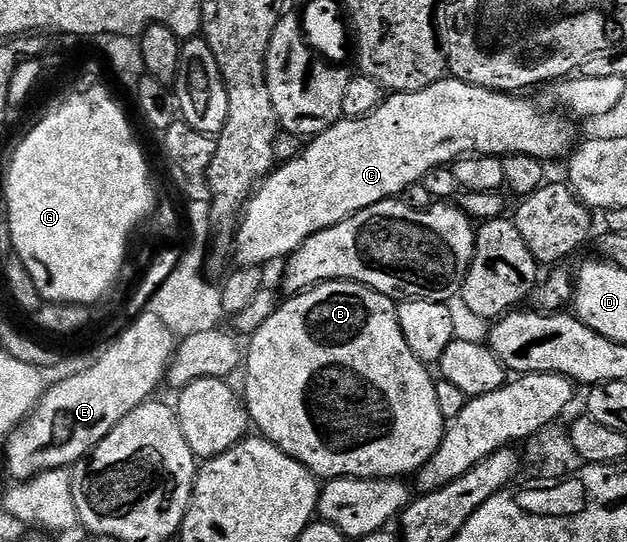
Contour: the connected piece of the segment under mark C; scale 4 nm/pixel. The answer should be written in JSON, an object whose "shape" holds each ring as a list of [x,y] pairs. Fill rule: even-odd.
{"shape":[[[445,76],[426,88],[415,90],[413,94],[389,93],[378,109],[364,118],[341,117],[329,130],[315,135],[297,158],[277,165],[256,187],[239,219],[240,231],[236,234],[239,265],[244,268],[264,268],[267,262],[279,263],[306,240],[310,240],[314,232],[322,232],[346,220],[349,214],[357,214],[379,202],[395,199],[414,183],[423,182],[426,172],[462,158],[481,154],[521,154],[541,160],[563,159],[578,142],[576,130],[571,126],[573,123],[563,113],[547,114],[534,103],[520,97],[524,96],[487,90],[485,86],[475,86],[458,77]]]}

